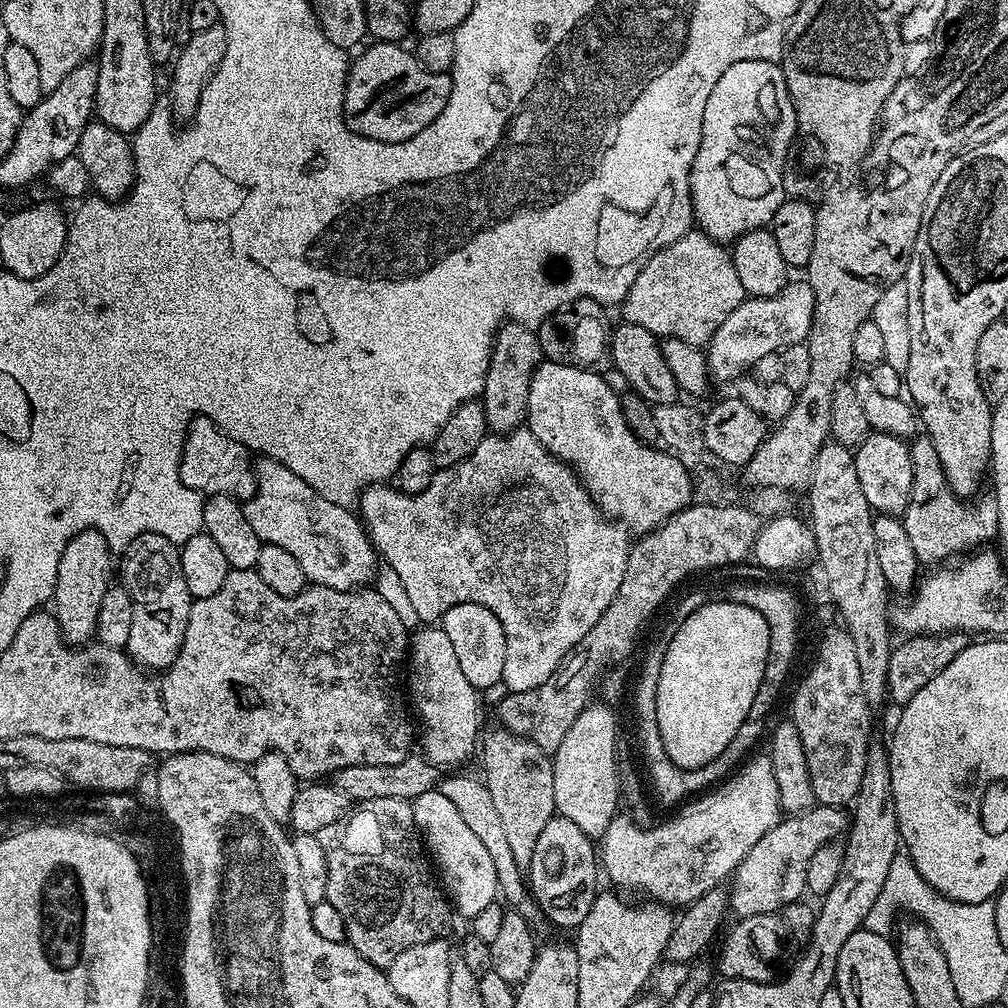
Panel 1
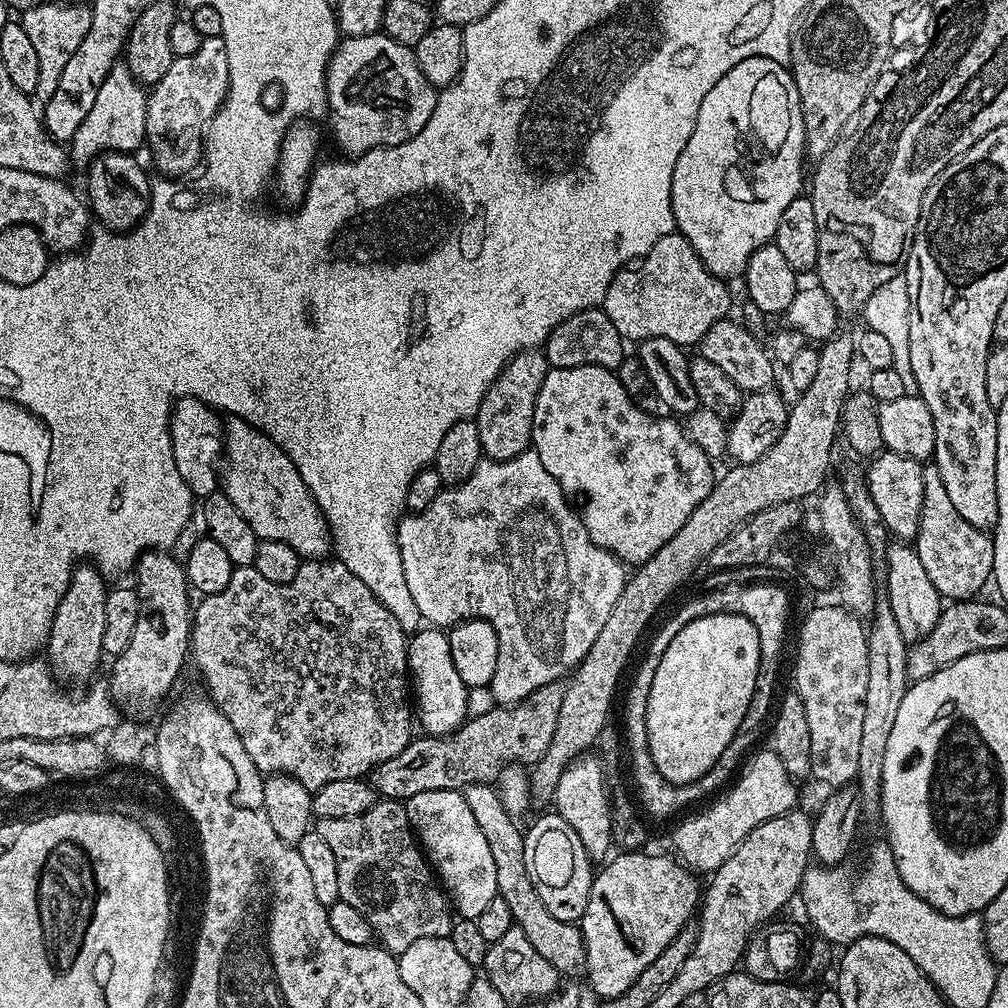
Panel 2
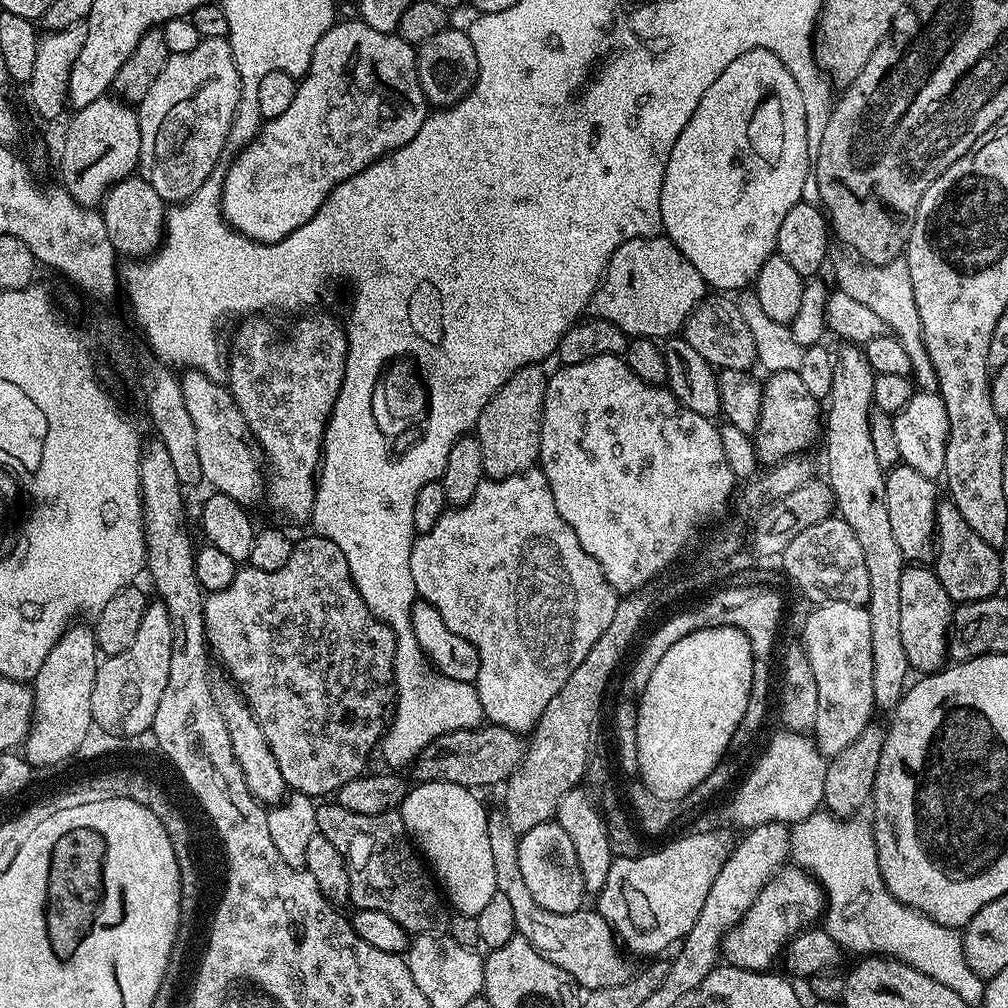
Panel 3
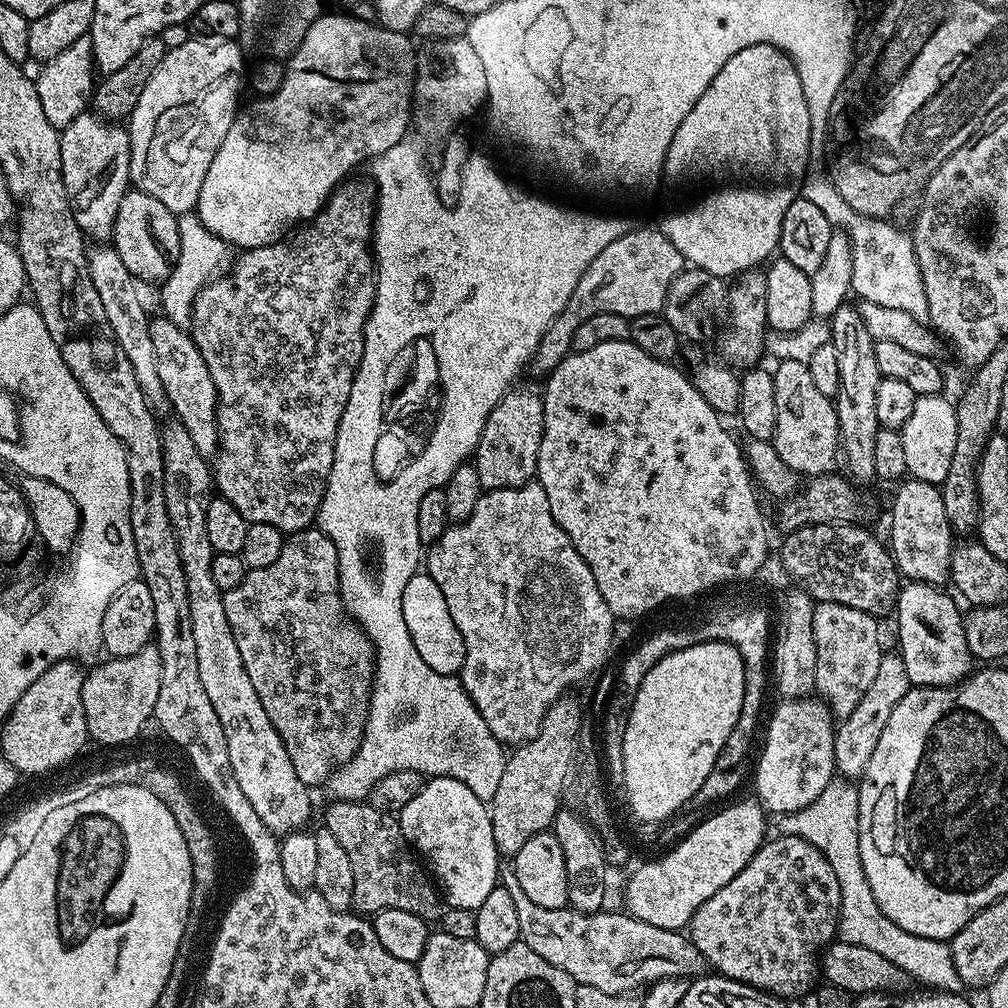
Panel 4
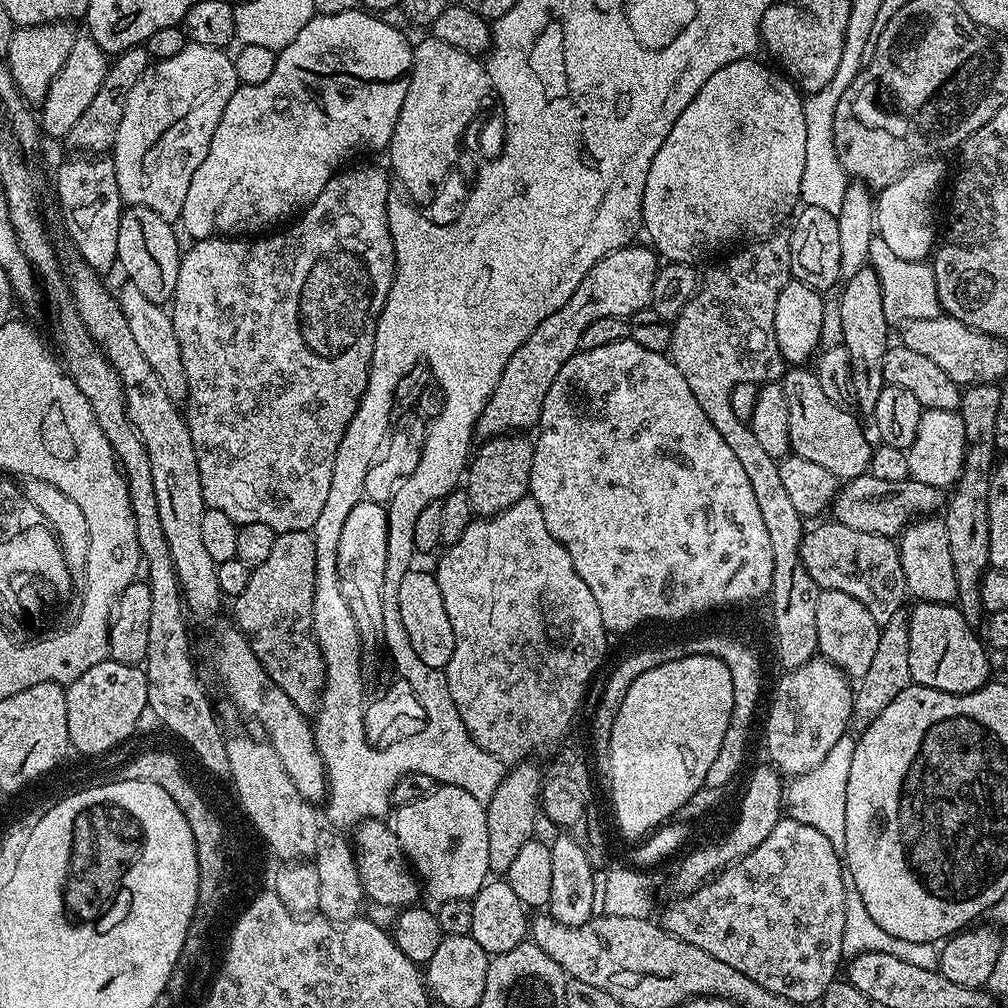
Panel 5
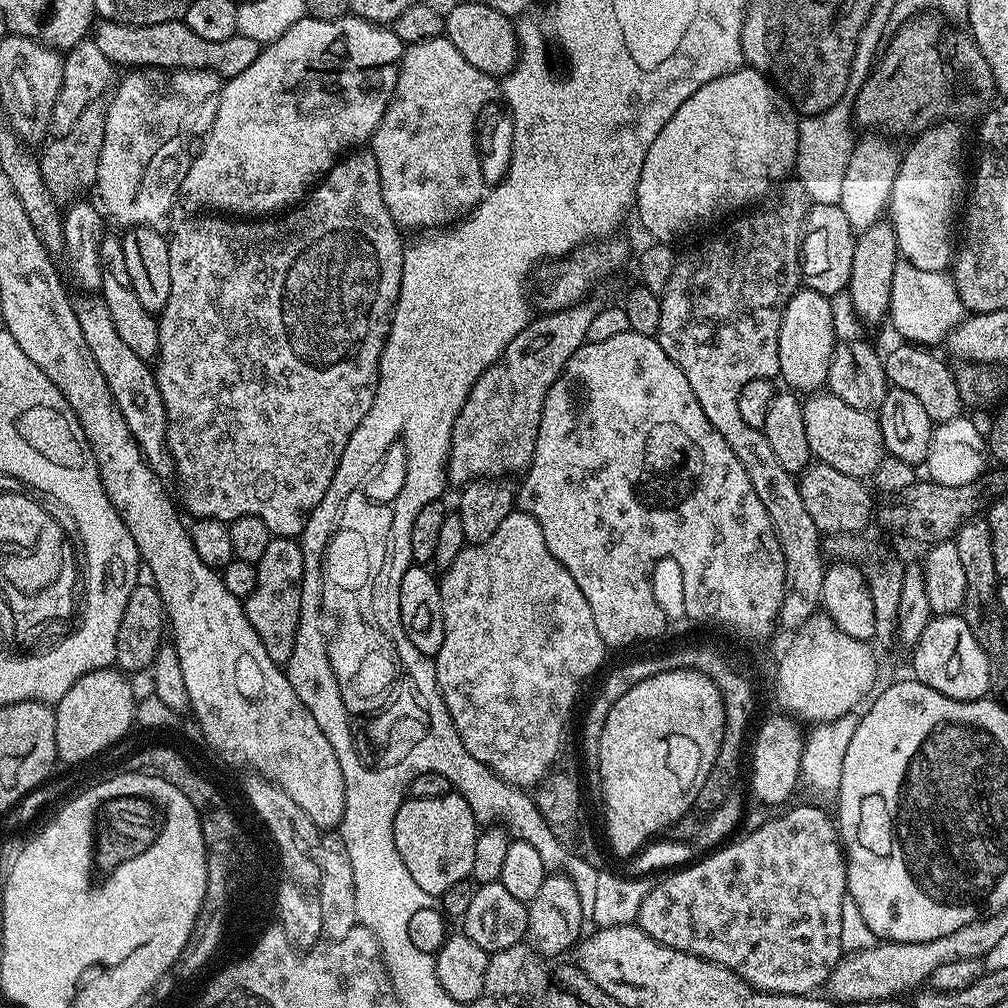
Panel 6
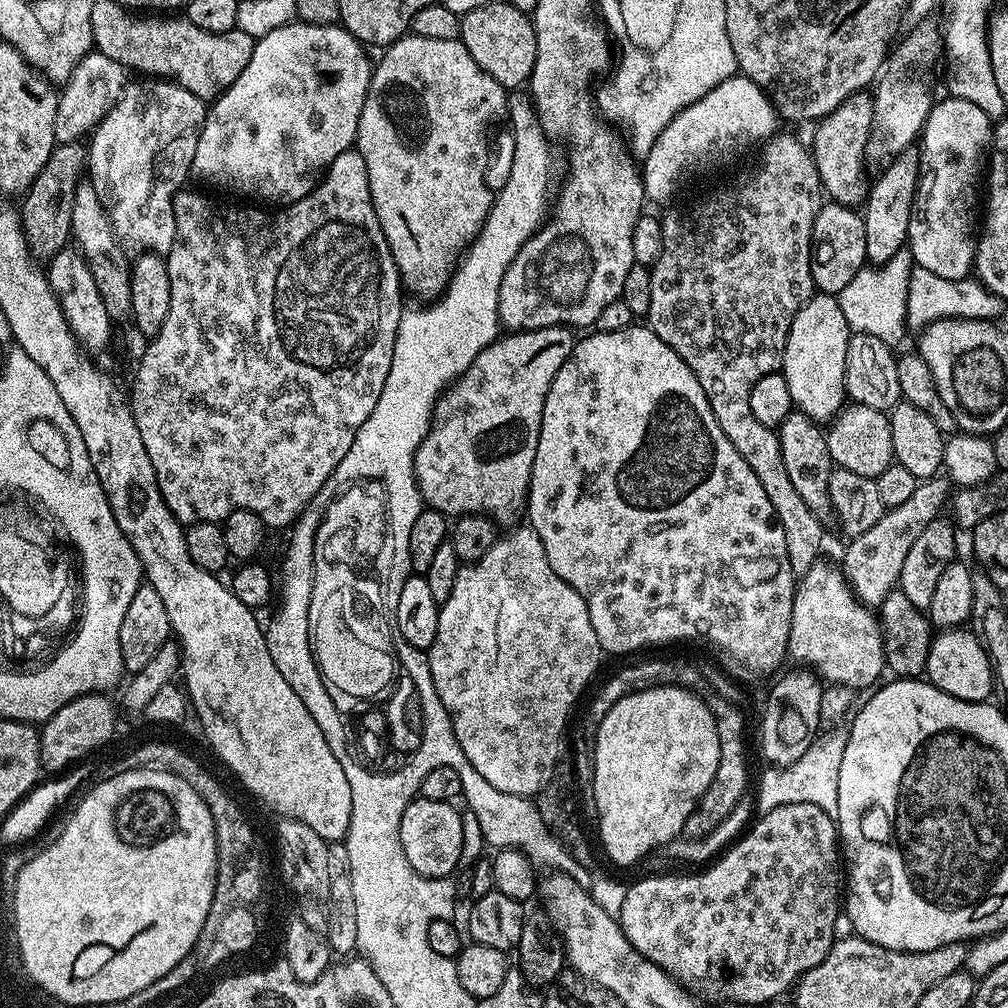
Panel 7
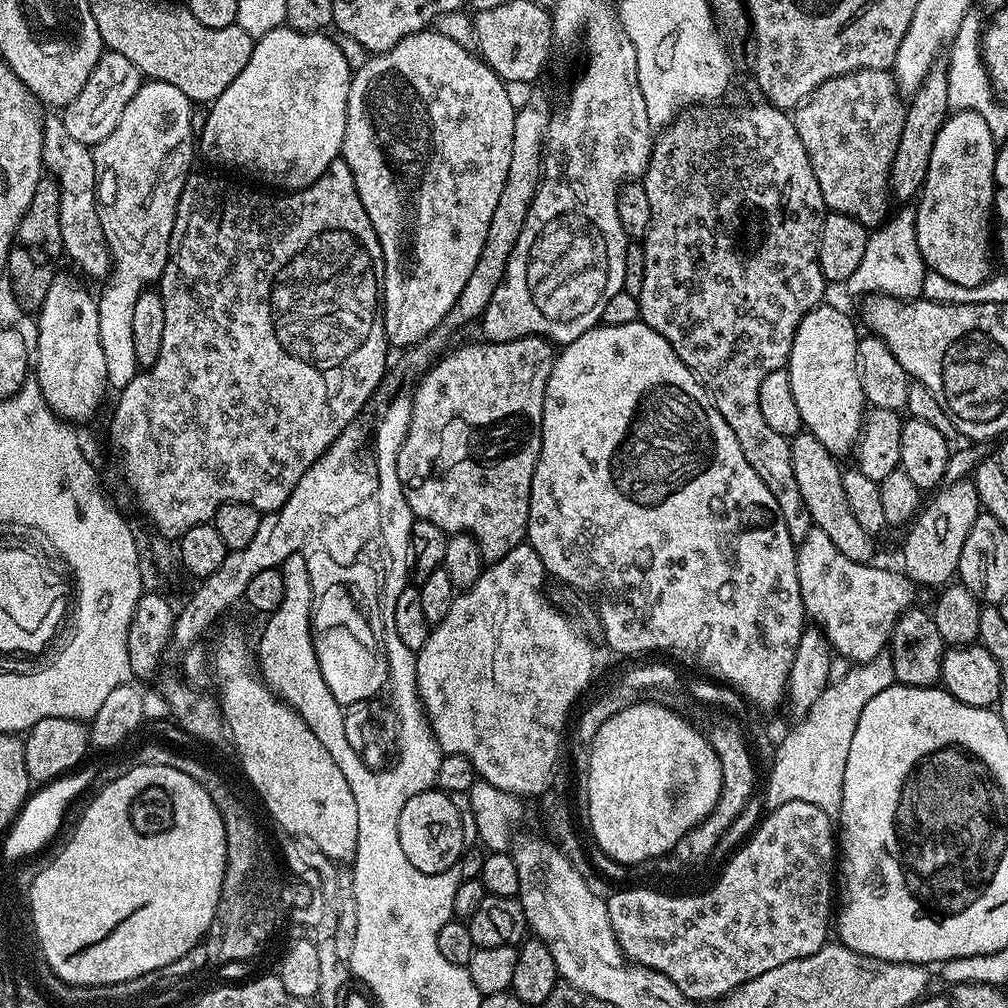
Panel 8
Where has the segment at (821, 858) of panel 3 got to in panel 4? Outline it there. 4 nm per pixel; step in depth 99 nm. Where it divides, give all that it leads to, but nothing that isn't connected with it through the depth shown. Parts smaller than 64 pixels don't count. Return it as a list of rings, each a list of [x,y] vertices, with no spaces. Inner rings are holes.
[[[834,778],[806,806],[797,812],[790,812],[779,817],[779,831],[785,836],[797,836],[810,846],[822,850],[826,862],[834,869],[838,877],[840,891],[840,927],[839,939],[850,942],[854,946],[866,946],[866,950],[874,950],[882,954],[894,966],[901,968],[913,981],[921,980],[921,985],[932,990],[954,992],[965,991],[965,984],[958,978],[958,970],[954,970],[951,943],[934,938],[924,938],[918,934],[910,934],[902,930],[882,912],[874,894],[870,890],[870,882],[862,870],[862,858],[858,850],[858,794],[859,787],[844,778]]]

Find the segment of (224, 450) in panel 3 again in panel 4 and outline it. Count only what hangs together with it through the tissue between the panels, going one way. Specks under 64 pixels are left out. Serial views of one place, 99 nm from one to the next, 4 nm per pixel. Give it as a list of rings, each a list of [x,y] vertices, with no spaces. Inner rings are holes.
[[[167,318],[153,319],[148,325],[150,342],[154,344],[154,354],[158,358],[158,379],[168,399],[167,407],[176,411],[175,419],[186,426],[194,442],[194,450],[205,458],[216,455],[220,446],[218,422],[216,421],[216,391],[210,370],[206,370],[206,358],[198,350],[191,335],[181,325]]]

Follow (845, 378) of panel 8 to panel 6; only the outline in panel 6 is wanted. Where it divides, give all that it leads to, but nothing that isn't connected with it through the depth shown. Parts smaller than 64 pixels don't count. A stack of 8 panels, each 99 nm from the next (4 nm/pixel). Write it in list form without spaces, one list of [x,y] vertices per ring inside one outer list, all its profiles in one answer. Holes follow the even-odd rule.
[[[801,287],[790,298],[782,318],[778,338],[779,379],[785,380],[789,389],[800,394],[812,394],[823,389],[828,383],[832,351],[837,343],[829,297],[818,294],[813,288]]]

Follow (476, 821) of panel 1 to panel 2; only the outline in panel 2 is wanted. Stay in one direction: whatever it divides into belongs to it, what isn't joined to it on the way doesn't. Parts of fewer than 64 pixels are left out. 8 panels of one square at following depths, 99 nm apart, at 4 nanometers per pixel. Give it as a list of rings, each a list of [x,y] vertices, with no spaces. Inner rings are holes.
[[[469,784],[463,789],[466,806],[470,806],[474,819],[490,845],[490,854],[494,858],[494,871],[498,873],[498,894],[506,898],[510,905],[510,914],[515,927],[530,938],[530,946],[550,962],[562,974],[581,971],[584,968],[586,950],[584,949],[584,935],[580,932],[579,923],[570,920],[559,920],[542,906],[542,898],[534,890],[530,882],[530,873],[526,871],[526,854],[524,853],[524,832],[517,821],[503,806],[497,789],[492,784]]]

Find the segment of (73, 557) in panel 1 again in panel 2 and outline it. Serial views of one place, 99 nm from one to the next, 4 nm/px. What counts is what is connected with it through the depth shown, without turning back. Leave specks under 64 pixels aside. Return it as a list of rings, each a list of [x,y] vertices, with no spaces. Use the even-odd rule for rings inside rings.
[[[84,562],[73,567],[66,594],[62,594],[62,602],[58,602],[56,607],[46,645],[47,659],[53,669],[59,672],[60,668],[61,677],[64,675],[73,676],[76,680],[88,680],[95,674],[100,656],[105,655],[102,634],[106,627],[106,598],[110,588],[104,584],[107,584],[105,577],[91,563]]]

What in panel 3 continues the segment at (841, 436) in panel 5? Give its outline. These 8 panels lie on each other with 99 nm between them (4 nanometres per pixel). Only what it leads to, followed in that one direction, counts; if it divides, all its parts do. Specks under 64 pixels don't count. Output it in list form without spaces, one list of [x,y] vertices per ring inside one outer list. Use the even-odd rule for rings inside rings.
[[[799,371],[773,372],[763,381],[762,410],[754,433],[756,458],[761,465],[781,464],[786,458],[807,453],[812,443],[817,443],[822,432],[821,401],[806,390]]]

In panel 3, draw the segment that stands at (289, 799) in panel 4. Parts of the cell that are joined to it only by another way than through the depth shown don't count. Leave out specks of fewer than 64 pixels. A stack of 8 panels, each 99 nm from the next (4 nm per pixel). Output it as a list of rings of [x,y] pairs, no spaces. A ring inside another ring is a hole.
[[[213,683],[212,697],[220,708],[222,718],[226,722],[226,730],[230,734],[230,742],[234,750],[234,758],[246,778],[248,792],[254,799],[260,801],[265,806],[279,804],[286,795],[286,785],[282,778],[282,772],[278,770],[278,764],[254,714],[248,708],[248,701],[240,695],[239,691],[231,683]]]

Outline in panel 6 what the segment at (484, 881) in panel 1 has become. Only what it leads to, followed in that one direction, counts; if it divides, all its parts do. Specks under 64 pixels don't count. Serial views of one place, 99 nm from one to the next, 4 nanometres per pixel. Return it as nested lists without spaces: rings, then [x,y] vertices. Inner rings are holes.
[[[449,794],[442,798],[405,799],[394,818],[394,846],[410,870],[410,878],[433,898],[440,898],[456,882],[469,879],[474,866],[478,821],[466,798]]]

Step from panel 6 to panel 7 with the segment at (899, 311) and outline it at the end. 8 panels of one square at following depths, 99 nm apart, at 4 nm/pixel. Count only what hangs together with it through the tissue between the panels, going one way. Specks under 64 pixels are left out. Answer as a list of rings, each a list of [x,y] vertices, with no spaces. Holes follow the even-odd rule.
[[[913,267],[910,274],[909,301],[906,302],[907,327],[923,330],[939,320],[990,320],[995,321],[1006,308],[1006,301],[998,298],[975,278],[951,280],[938,278],[931,270]]]

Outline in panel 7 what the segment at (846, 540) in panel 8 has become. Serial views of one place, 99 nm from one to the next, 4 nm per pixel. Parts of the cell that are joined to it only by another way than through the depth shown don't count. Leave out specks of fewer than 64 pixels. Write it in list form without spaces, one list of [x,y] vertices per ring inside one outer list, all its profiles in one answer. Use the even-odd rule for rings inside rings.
[[[793,410],[778,429],[782,446],[782,463],[786,466],[786,474],[790,474],[790,482],[794,490],[802,497],[802,502],[810,506],[810,510],[821,522],[833,519],[834,513],[830,502],[830,474],[833,470],[832,459],[828,453],[828,437],[825,429],[815,420],[799,410]]]

